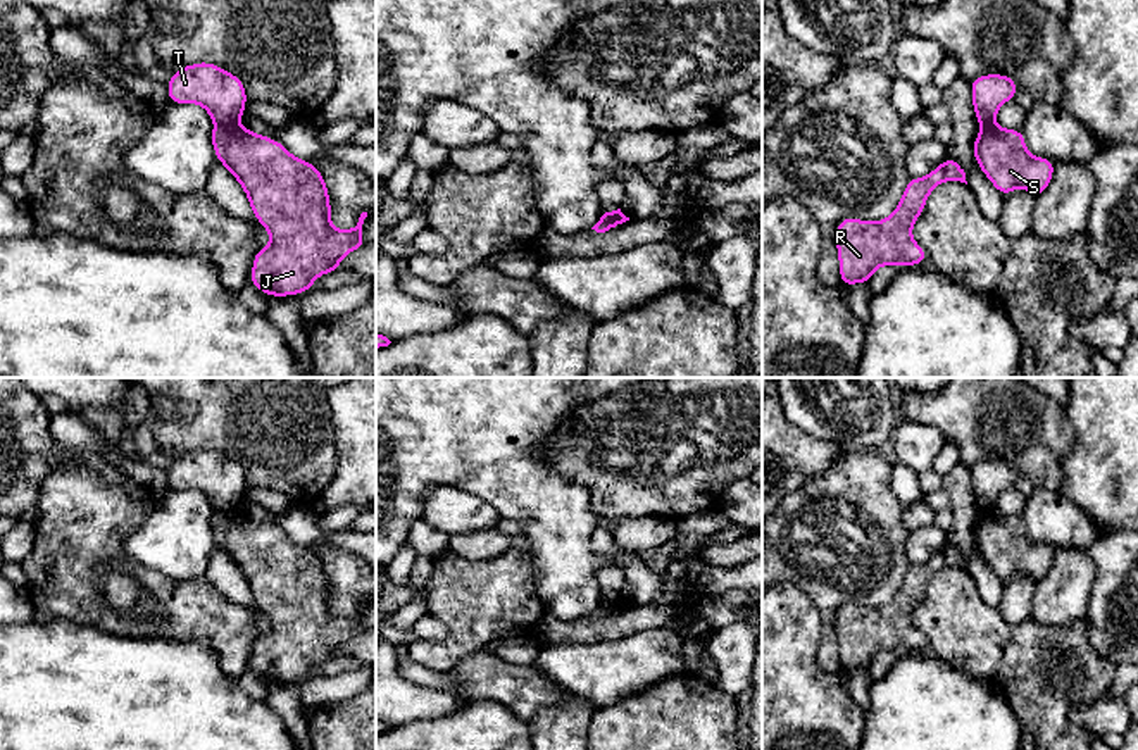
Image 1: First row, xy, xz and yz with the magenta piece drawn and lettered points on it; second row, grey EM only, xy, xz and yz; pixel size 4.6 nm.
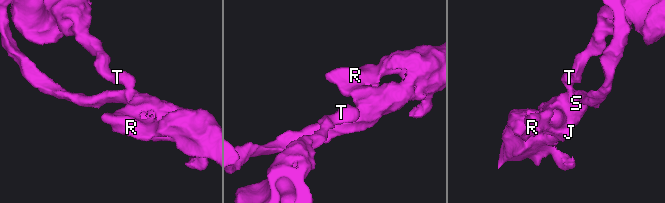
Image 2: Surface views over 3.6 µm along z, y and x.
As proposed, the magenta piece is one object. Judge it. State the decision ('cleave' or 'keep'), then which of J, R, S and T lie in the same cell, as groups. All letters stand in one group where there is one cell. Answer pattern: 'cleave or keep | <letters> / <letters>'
cleave | J R S / T

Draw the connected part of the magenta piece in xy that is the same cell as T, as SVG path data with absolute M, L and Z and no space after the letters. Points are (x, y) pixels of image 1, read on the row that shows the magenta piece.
M212 62L179 67L166 86L169 103L198 103L214 124L234 124L245 114L243 81Z

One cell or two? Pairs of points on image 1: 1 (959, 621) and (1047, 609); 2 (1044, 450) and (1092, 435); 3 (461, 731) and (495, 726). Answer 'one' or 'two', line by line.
1: two
2: two
3: one

